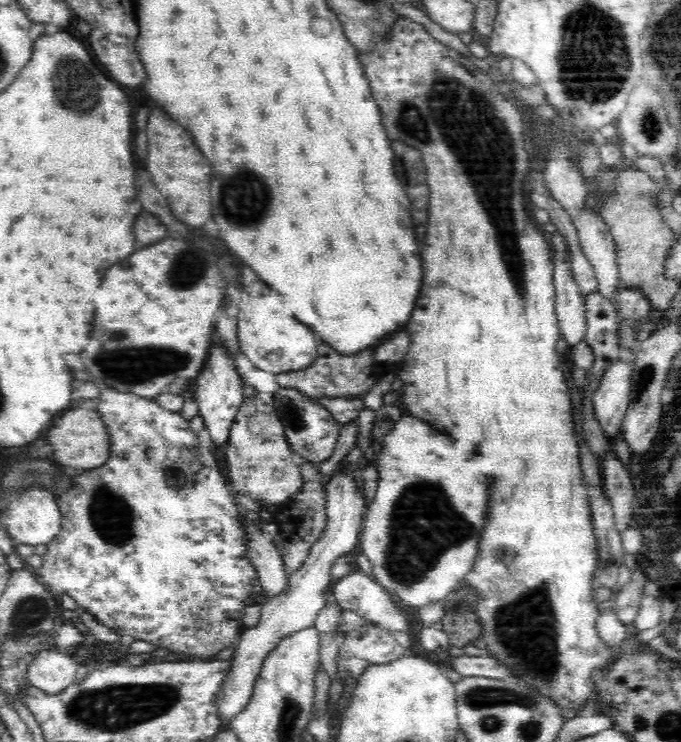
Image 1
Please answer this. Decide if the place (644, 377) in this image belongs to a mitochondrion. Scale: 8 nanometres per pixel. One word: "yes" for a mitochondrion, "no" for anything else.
yes

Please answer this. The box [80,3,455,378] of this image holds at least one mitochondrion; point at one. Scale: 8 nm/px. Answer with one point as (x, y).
(242, 178)

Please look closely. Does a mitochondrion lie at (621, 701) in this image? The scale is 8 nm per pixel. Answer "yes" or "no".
no

